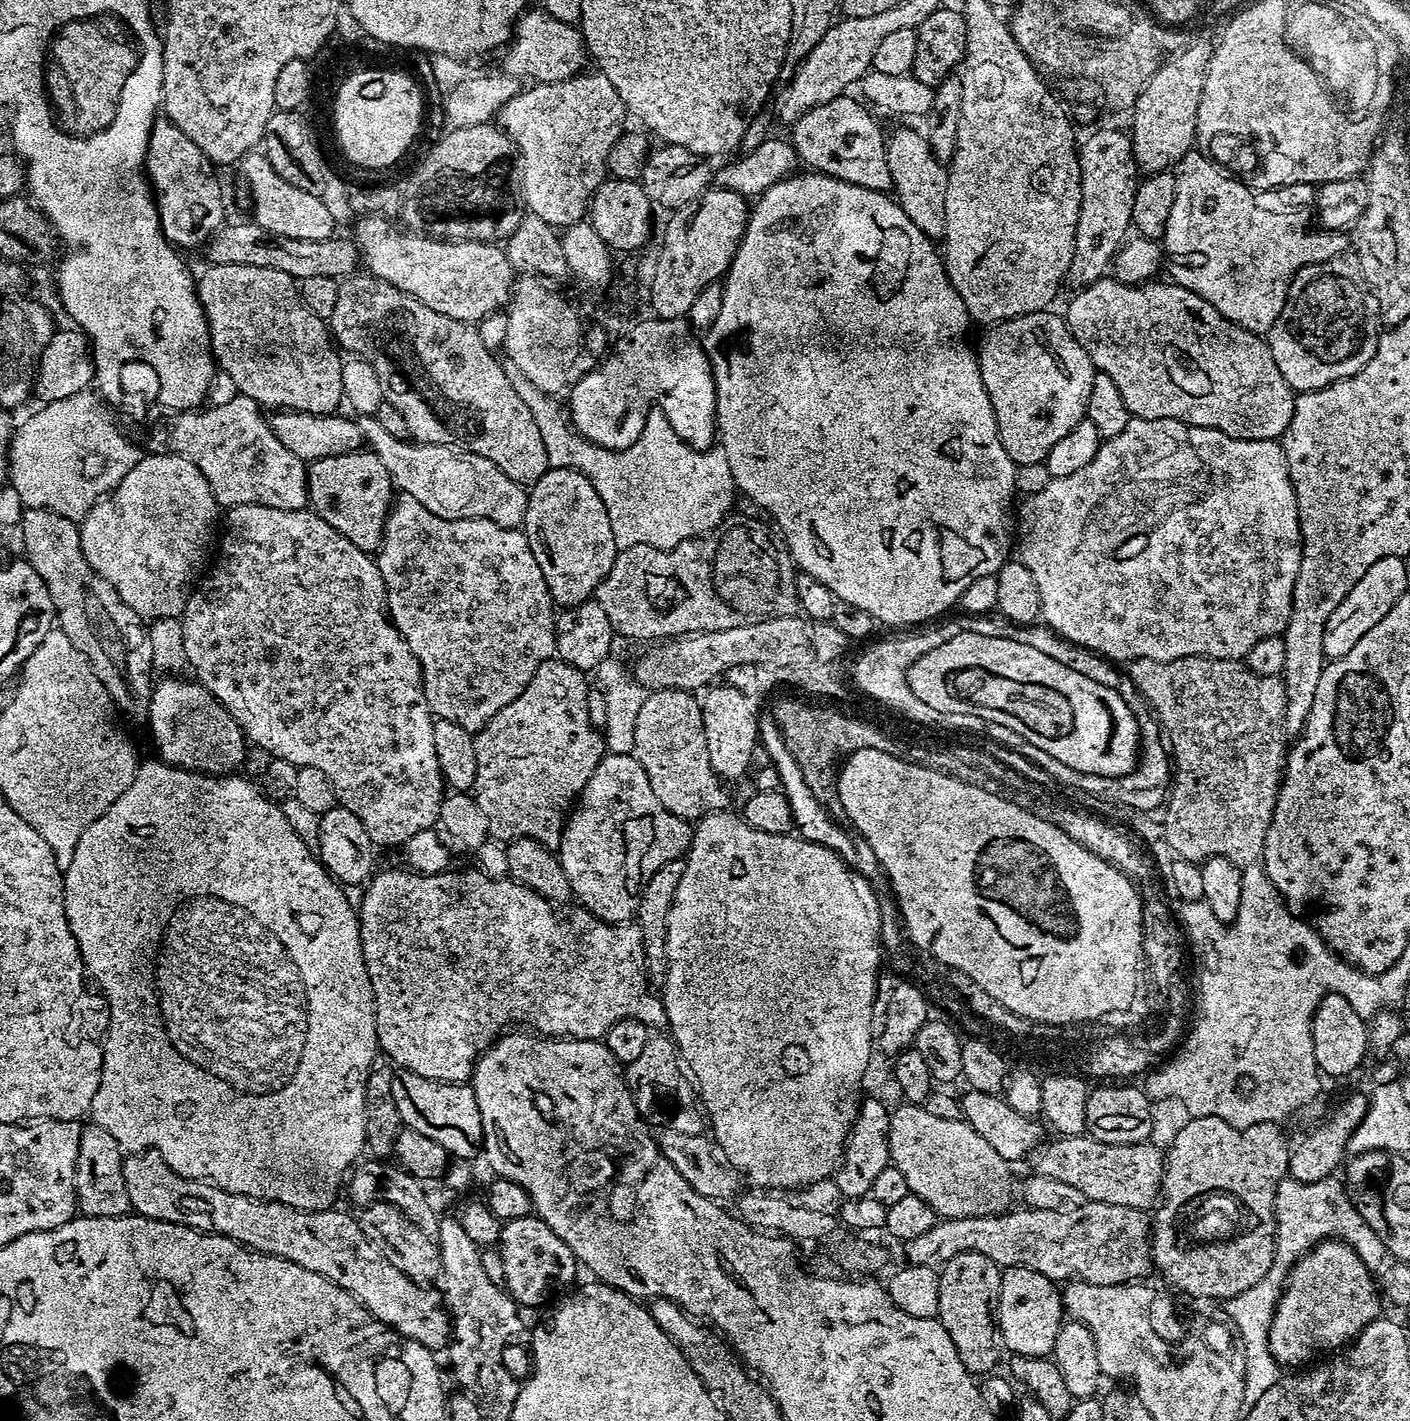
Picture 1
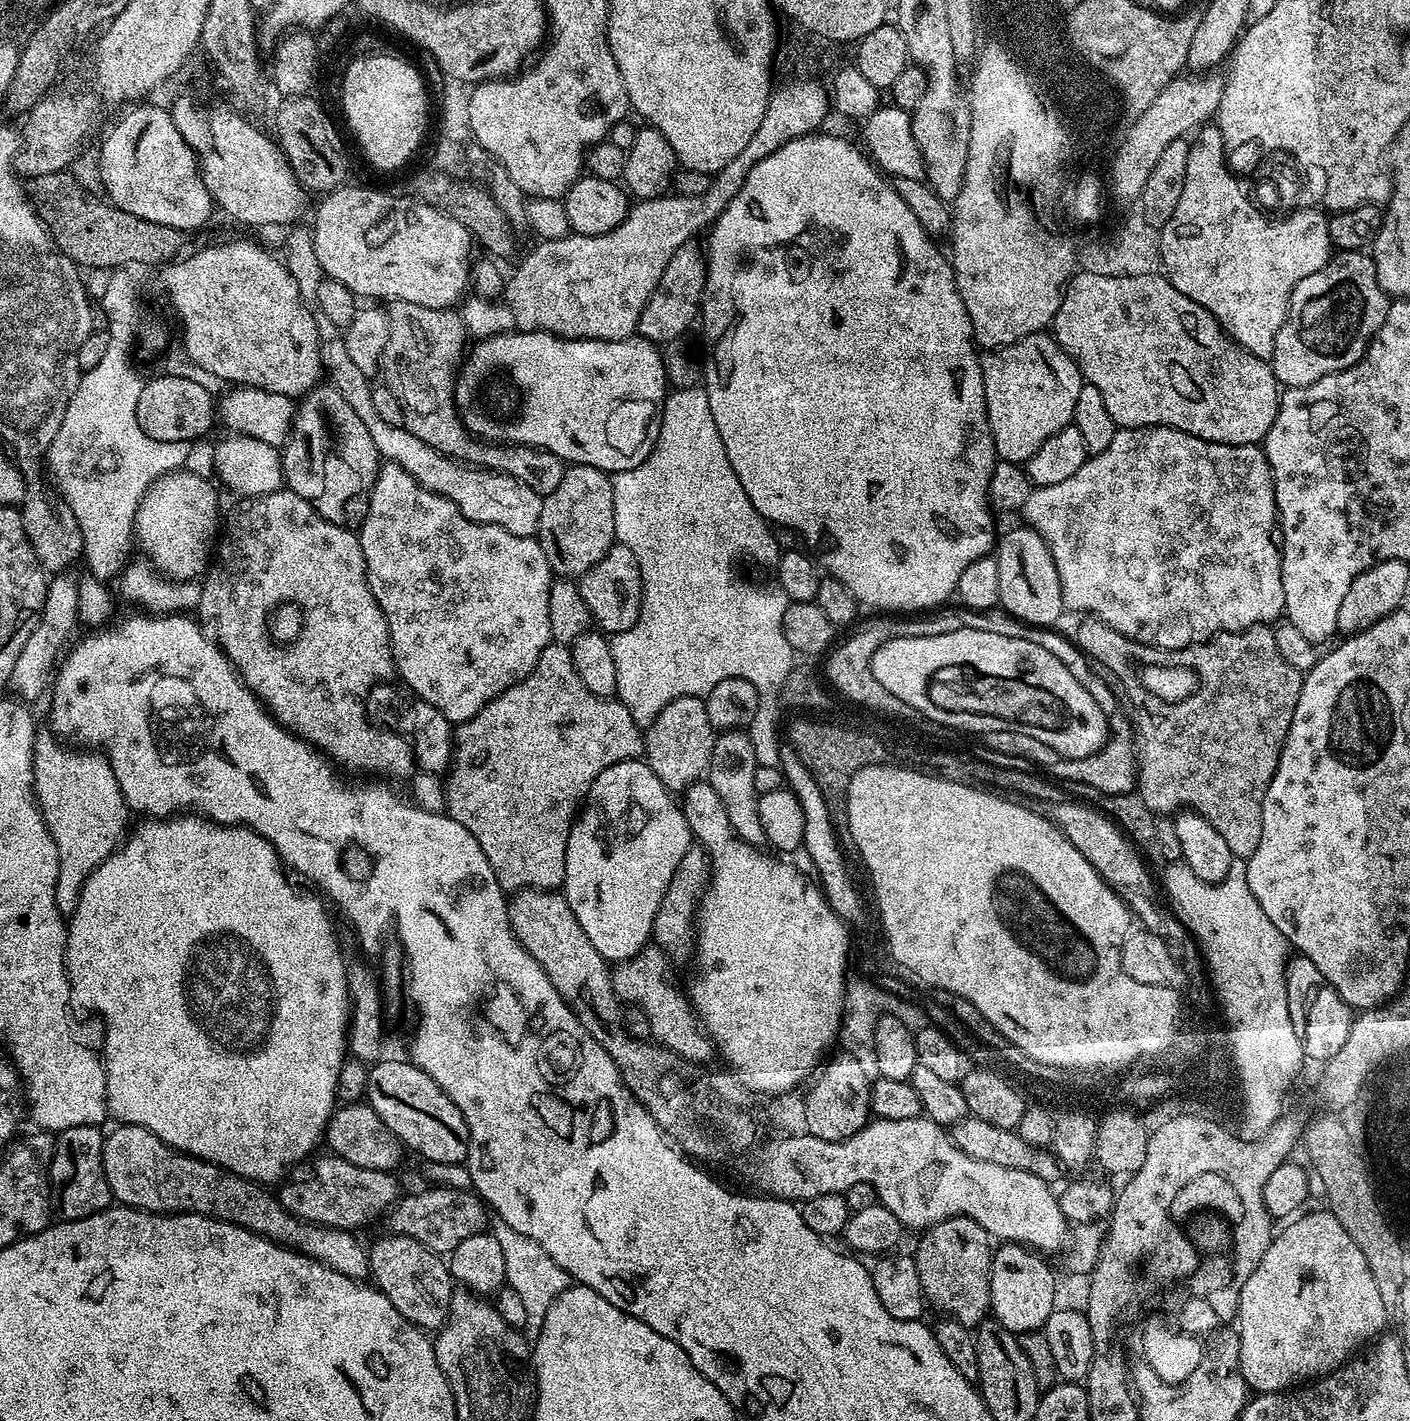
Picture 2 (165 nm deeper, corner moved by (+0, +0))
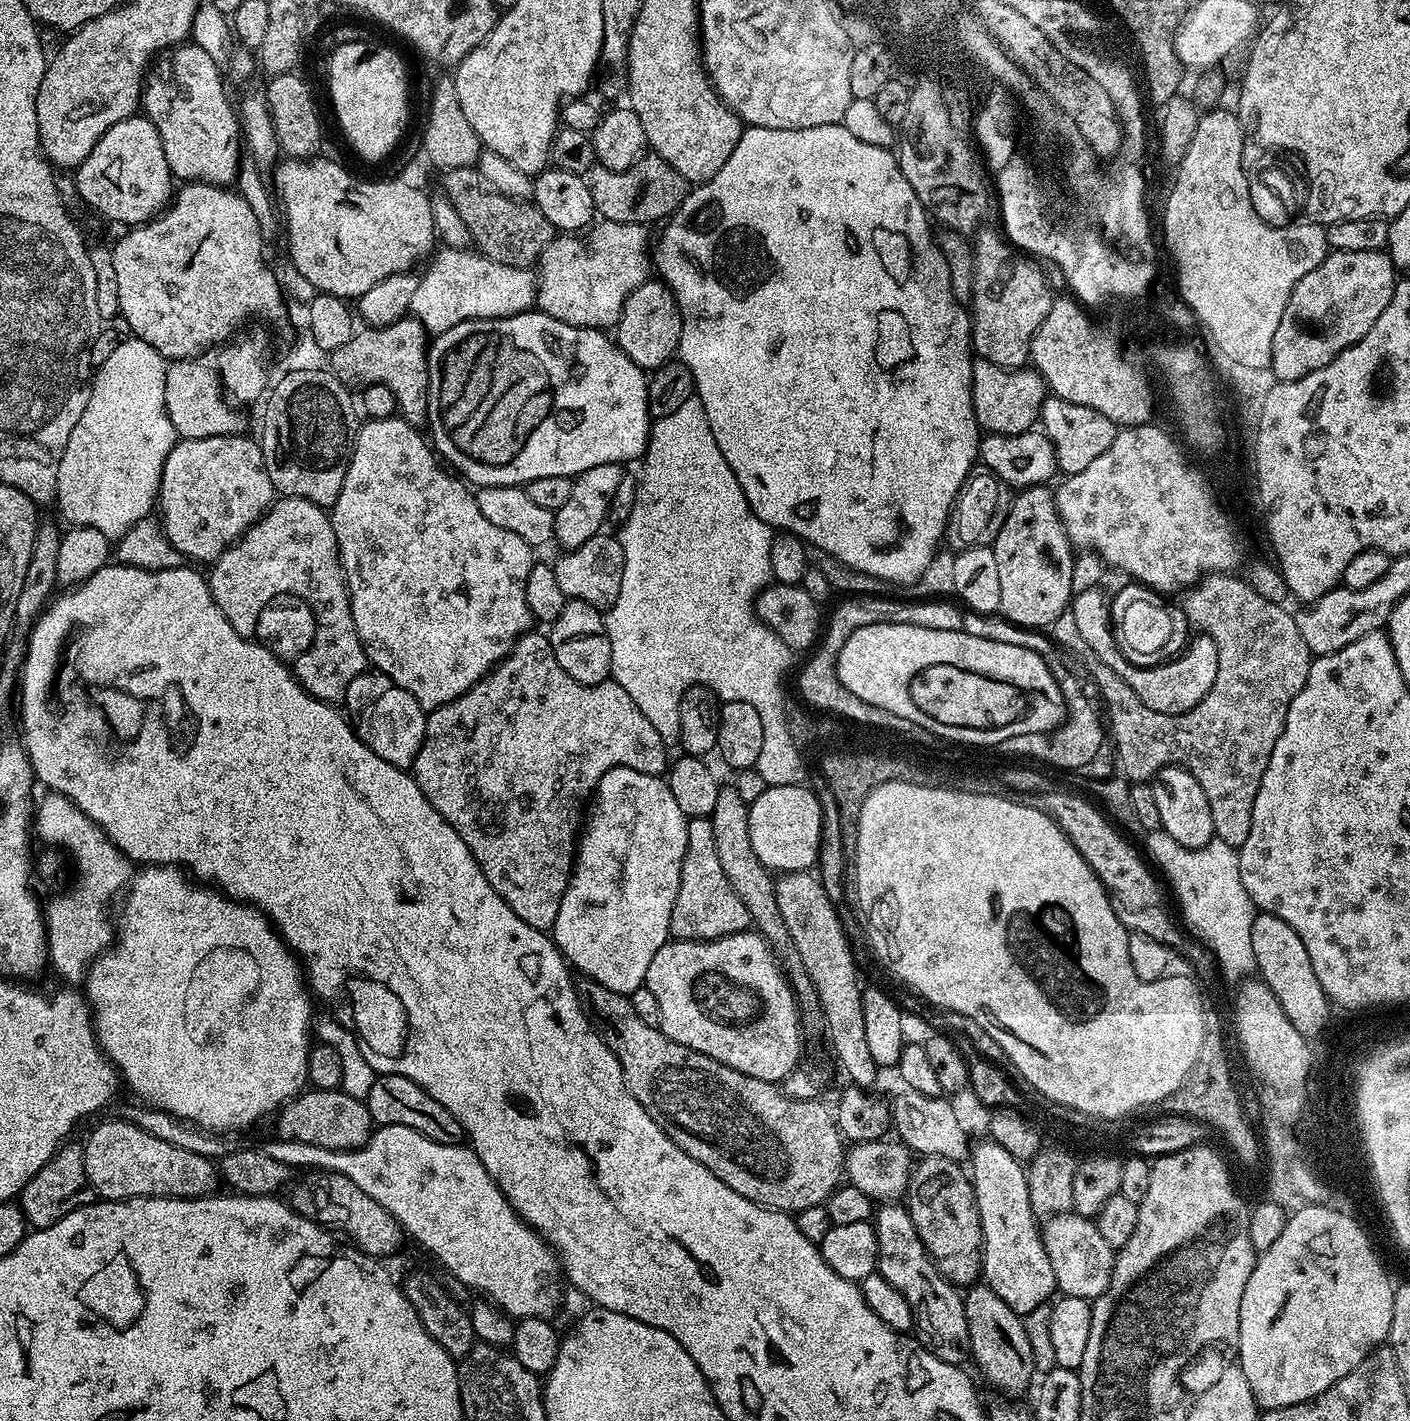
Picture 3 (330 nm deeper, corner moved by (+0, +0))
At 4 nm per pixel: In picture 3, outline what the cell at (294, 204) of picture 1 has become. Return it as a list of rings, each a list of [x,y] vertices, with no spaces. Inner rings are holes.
[[[184,42],[172,48],[164,58],[157,72],[152,70],[147,73],[142,88],[142,112],[158,130],[173,177],[180,182],[231,185],[242,159],[242,135],[237,111],[224,93],[221,65],[193,42]]]

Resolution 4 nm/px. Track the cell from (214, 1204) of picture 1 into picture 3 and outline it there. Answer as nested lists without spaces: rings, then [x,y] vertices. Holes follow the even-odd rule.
[[[123,1118],[117,1120],[108,1120],[105,1124],[100,1124],[88,1136],[88,1141],[83,1141],[84,1161],[86,1162],[86,1178],[90,1188],[93,1188],[95,1194],[102,1200],[129,1200],[130,1198],[138,1198],[139,1196],[173,1196],[174,1198],[182,1198],[183,1200],[196,1200],[200,1196],[211,1196],[217,1191],[216,1188],[222,1184],[221,1175],[215,1163],[208,1161],[200,1152],[191,1152],[188,1148],[179,1148],[176,1144],[171,1144],[168,1140],[163,1140],[160,1136],[155,1136],[155,1131],[140,1128],[136,1124],[130,1124]]]

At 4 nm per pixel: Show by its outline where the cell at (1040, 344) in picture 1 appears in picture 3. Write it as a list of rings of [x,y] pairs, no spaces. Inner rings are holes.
[[[972,361],[972,401],[976,421],[985,433],[994,436],[1017,436],[1029,431],[1039,421],[1040,407],[1046,399],[1046,385],[1039,372],[1031,367],[1000,368],[994,362]]]

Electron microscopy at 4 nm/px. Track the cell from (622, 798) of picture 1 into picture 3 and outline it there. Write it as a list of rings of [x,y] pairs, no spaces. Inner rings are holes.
[[[615,768],[598,782],[590,815],[578,836],[572,876],[566,894],[562,894],[558,918],[550,929],[556,947],[569,965],[577,973],[580,971],[581,977],[606,986],[606,990],[625,994],[642,987],[654,954],[670,939],[670,914],[674,910],[674,898],[678,898],[688,822],[689,817],[678,807],[674,794],[670,794],[667,779],[629,768]]]

